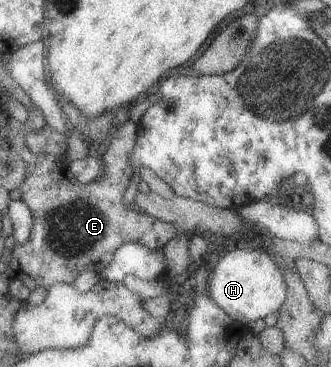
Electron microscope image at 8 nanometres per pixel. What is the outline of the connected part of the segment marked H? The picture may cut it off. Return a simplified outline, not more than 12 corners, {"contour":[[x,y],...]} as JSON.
{"contour":[[226,246],[207,296],[237,324],[277,314],[287,291],[259,248]]}

